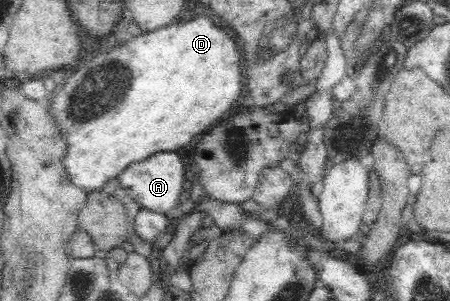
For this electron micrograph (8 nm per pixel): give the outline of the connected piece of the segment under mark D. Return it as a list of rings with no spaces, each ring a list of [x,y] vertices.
[[[204,16],[194,17],[194,20],[190,22],[180,22],[180,24],[172,24],[172,26],[166,26],[156,30],[154,32],[148,32],[148,34],[142,34],[142,36],[136,36],[122,48],[110,52],[110,54],[100,54],[96,56],[94,60],[82,64],[72,76],[64,82],[64,86],[58,88],[51,96],[53,103],[50,105],[53,115],[59,122],[61,130],[65,131],[65,139],[68,143],[67,155],[63,158],[64,166],[69,172],[70,180],[76,185],[81,186],[87,191],[102,190],[103,185],[111,178],[116,178],[126,166],[132,164],[132,162],[140,162],[148,158],[151,154],[158,152],[176,152],[180,148],[186,148],[186,146],[193,146],[200,136],[204,132],[208,132],[211,128],[214,128],[219,122],[220,118],[227,113],[236,100],[240,98],[240,92],[242,92],[242,54],[240,51],[240,44],[238,44],[237,38],[232,38],[230,34],[226,34],[224,28],[219,28],[214,20],[210,18],[204,18]]]

